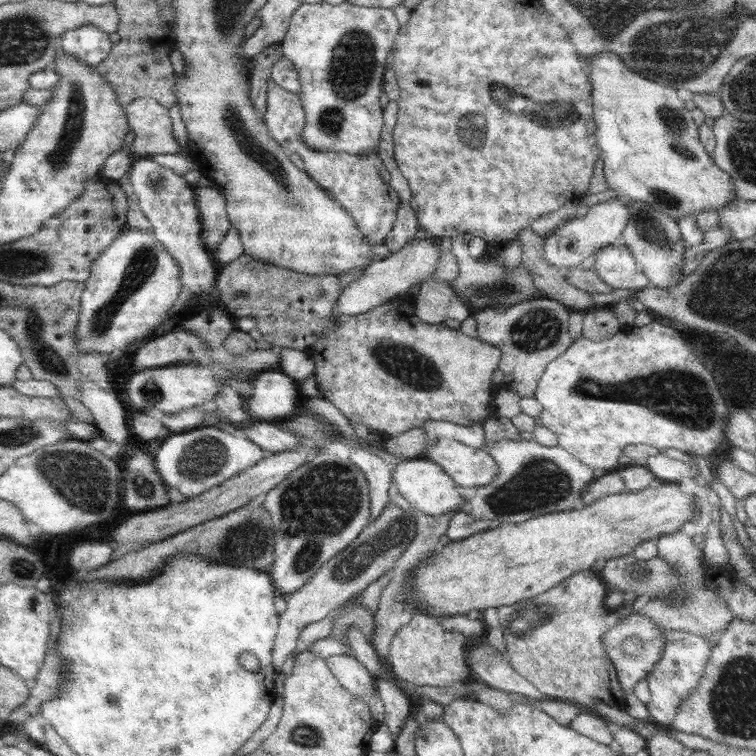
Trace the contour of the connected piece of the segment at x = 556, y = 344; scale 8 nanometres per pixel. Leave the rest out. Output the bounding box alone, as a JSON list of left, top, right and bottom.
[473,297,573,397]

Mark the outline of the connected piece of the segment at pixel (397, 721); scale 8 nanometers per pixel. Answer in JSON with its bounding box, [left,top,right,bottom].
[375,676,410,741]

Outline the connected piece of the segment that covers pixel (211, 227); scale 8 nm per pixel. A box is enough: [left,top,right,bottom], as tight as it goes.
[194,187,231,256]

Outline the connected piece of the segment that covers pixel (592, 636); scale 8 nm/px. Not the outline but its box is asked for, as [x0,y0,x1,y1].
[497,571,629,711]

